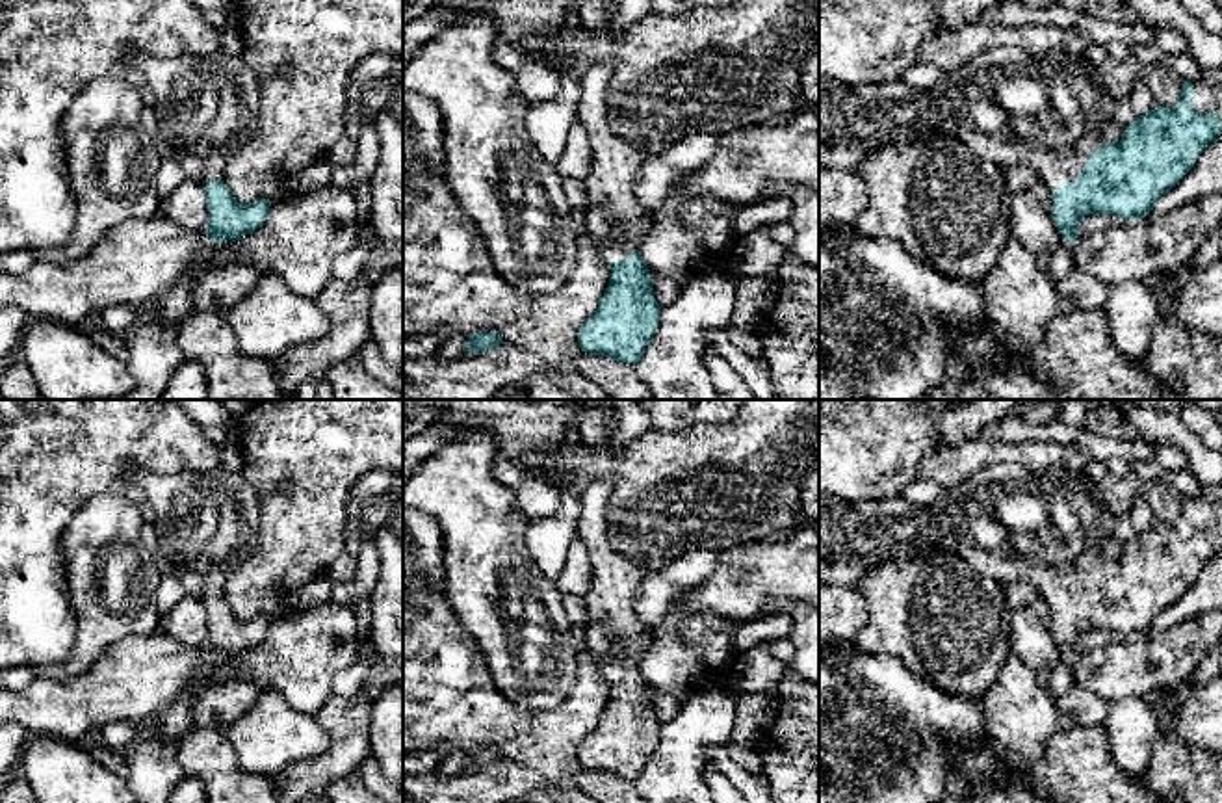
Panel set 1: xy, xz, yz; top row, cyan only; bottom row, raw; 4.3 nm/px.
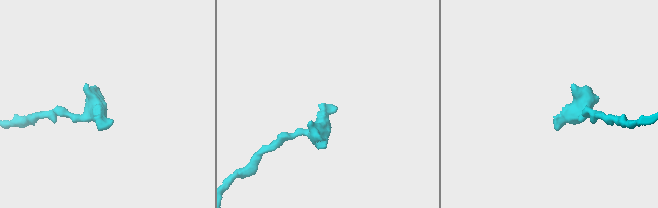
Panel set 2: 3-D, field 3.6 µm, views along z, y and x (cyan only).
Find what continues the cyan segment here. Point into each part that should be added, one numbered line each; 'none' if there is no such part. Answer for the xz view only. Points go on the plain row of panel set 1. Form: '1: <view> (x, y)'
1: xz (615, 636)

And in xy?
1: xy (207, 523)

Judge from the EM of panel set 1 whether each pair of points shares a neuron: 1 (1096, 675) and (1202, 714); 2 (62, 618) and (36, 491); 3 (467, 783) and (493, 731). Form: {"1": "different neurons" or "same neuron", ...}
{"1": "different neurons", "2": "same neuron", "3": "different neurons"}

